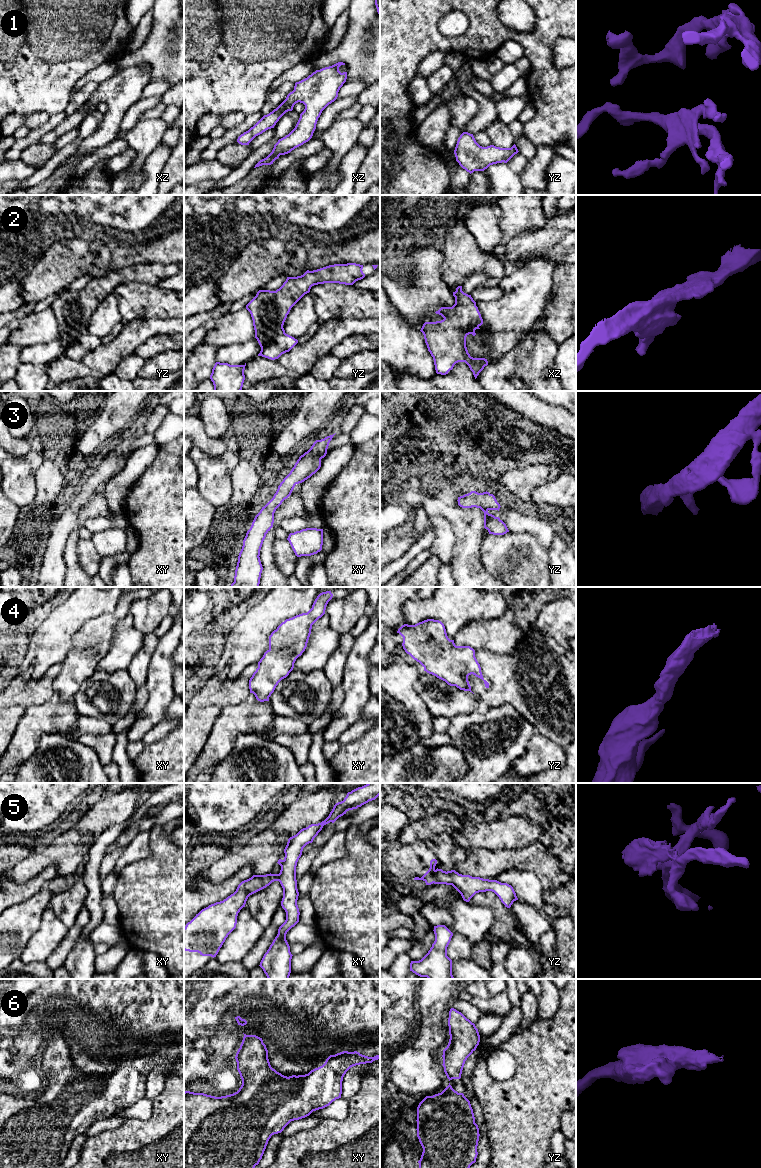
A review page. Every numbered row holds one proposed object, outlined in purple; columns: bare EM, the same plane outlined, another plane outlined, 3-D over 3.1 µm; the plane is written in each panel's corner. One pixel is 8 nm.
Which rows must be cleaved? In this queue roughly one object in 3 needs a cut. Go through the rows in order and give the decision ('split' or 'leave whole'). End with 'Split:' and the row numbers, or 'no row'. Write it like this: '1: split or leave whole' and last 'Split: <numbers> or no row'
1: leave whole
2: leave whole
3: leave whole
4: leave whole
5: split
6: leave whole
Split: 5

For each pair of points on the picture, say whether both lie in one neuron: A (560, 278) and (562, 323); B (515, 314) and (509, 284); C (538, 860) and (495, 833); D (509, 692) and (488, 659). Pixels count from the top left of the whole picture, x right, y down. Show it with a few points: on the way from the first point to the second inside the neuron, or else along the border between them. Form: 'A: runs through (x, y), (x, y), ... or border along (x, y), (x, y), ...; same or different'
A: runs through (562, 289), (562, 312); same
B: runs through (516, 306), (516, 289); same
C: border along (542, 842), (535, 841), (518, 848), (496, 850); different
D: runs through (509, 684), (507, 679), (495, 667); same

